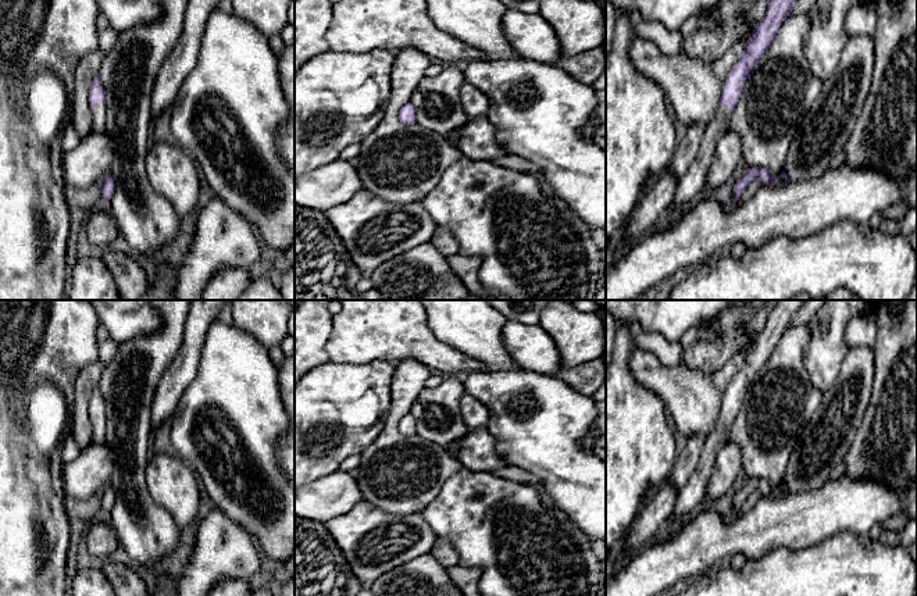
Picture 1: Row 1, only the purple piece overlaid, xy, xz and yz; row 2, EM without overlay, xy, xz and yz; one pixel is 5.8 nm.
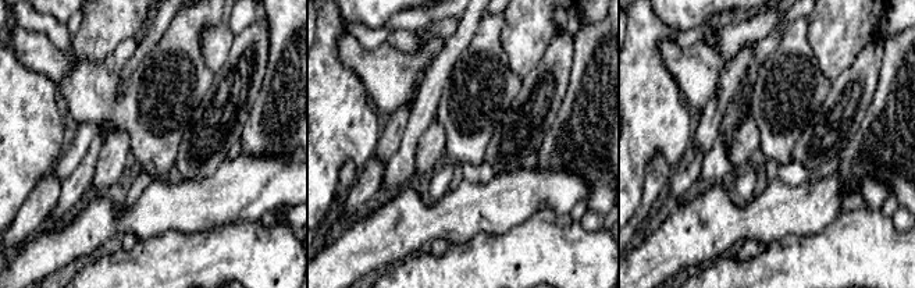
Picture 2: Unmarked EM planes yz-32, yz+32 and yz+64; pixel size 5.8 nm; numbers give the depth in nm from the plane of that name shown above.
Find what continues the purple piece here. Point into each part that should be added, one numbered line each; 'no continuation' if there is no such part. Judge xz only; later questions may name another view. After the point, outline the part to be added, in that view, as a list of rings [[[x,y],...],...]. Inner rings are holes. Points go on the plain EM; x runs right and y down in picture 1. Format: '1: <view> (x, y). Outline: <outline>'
no continuation

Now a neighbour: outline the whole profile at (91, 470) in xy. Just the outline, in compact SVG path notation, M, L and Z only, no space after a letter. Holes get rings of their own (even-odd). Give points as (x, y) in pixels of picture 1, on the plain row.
M90 443L63 467L65 495L81 502L88 500L110 485L113 465L114 460L108 443Z

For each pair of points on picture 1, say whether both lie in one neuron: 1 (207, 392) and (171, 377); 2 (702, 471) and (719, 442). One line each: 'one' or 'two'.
1: two
2: one

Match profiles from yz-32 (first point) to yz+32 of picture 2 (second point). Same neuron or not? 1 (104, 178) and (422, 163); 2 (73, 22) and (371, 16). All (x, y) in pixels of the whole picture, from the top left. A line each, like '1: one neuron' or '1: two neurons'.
1: one neuron
2: two neurons

